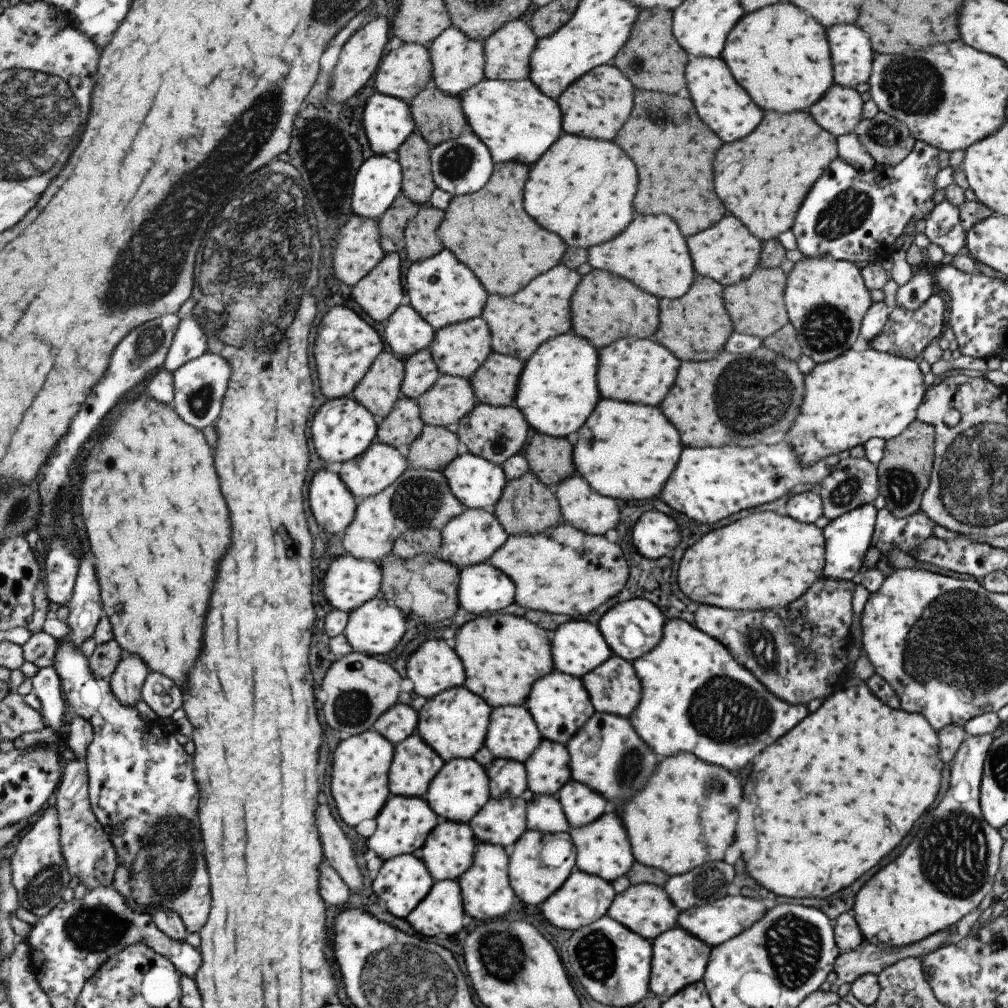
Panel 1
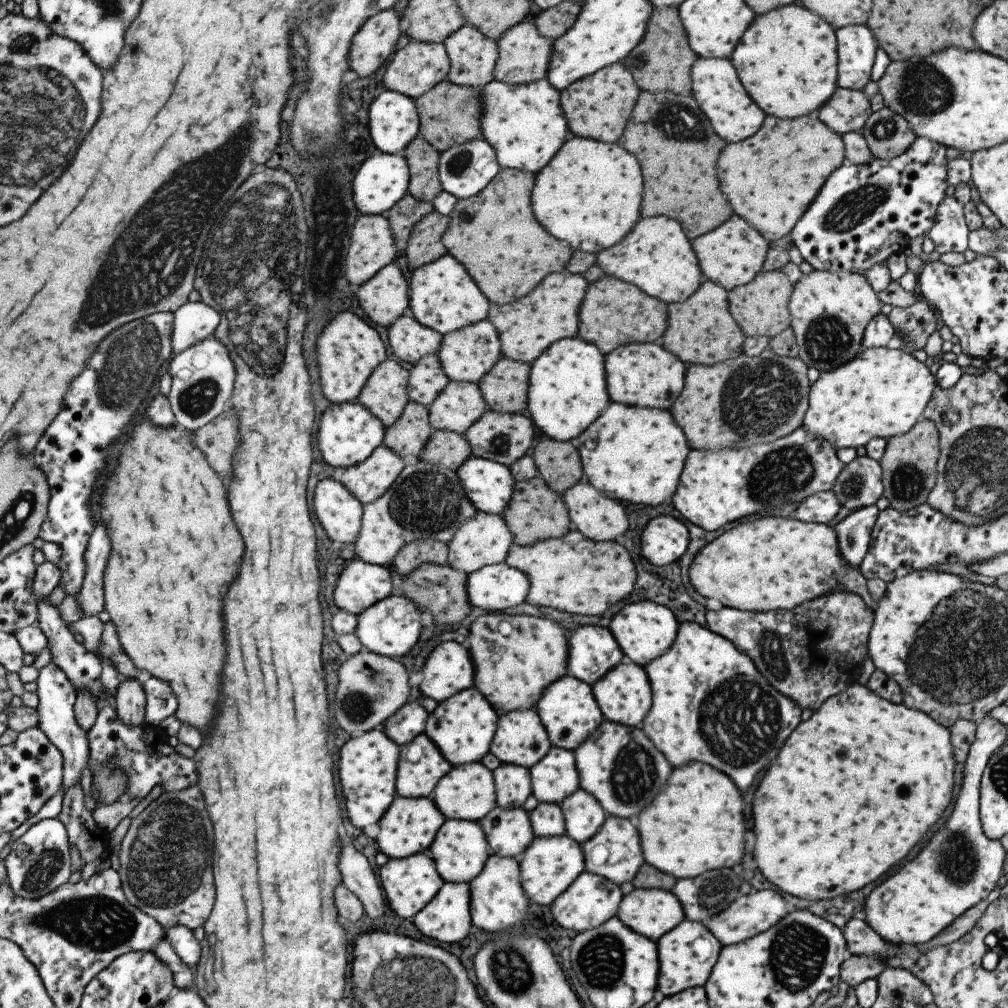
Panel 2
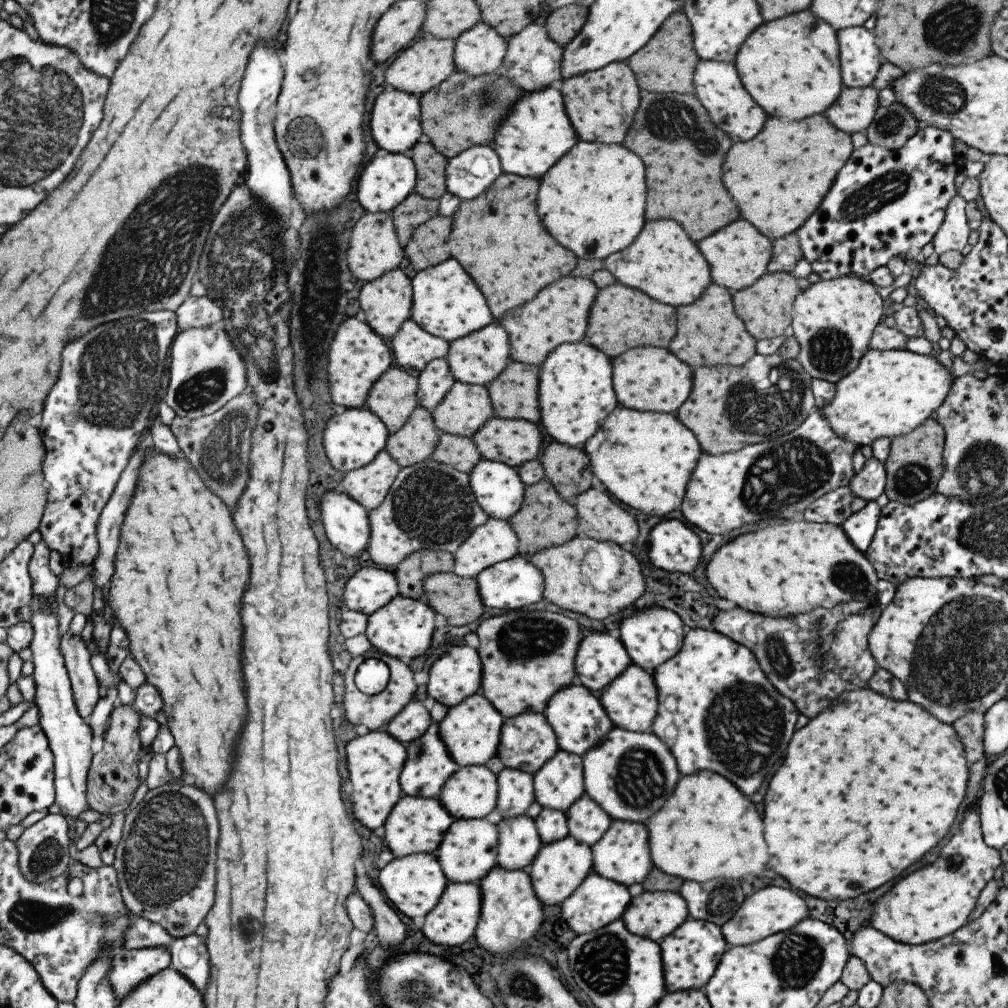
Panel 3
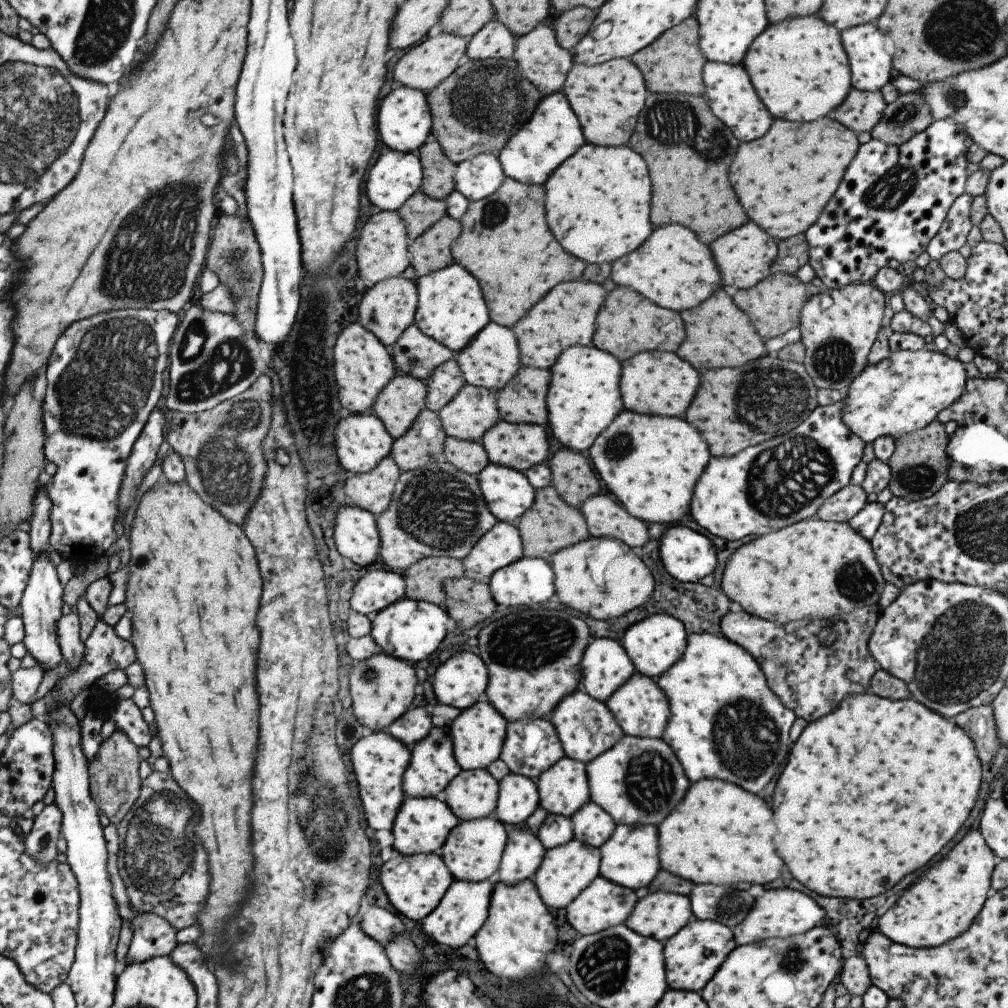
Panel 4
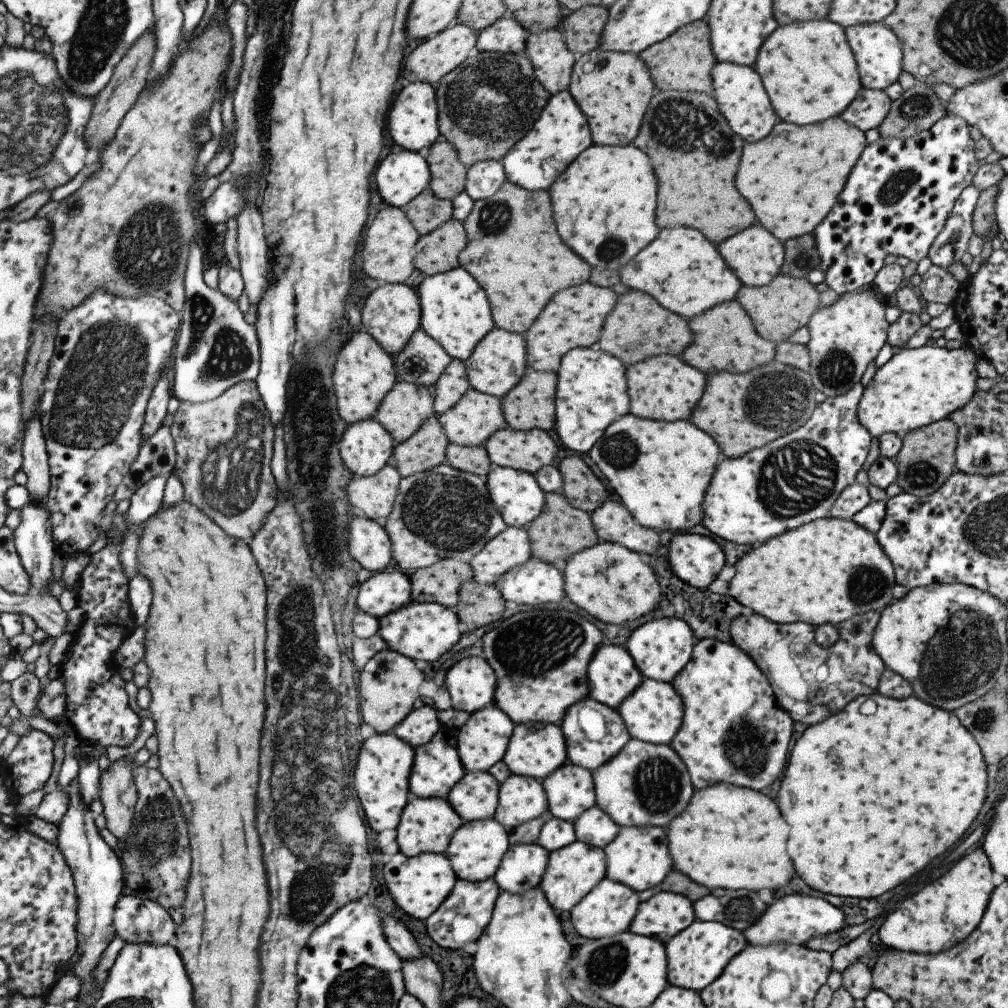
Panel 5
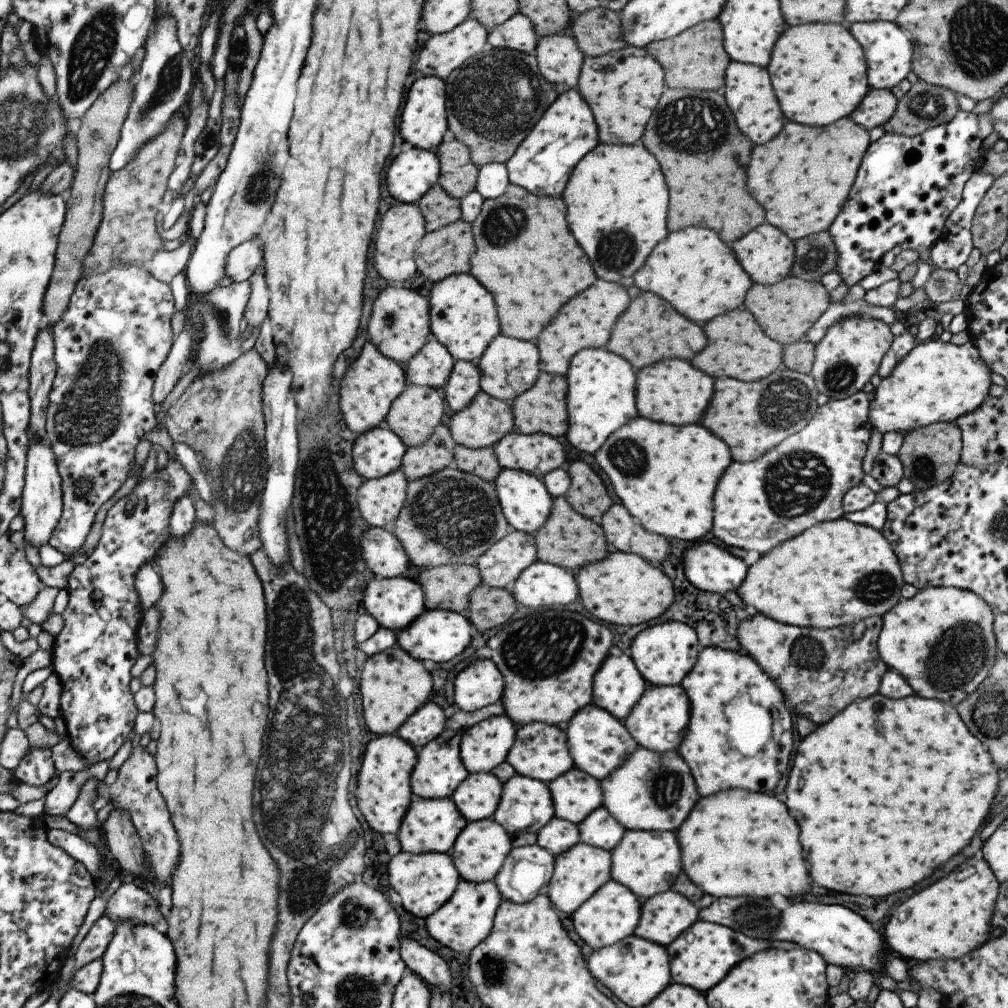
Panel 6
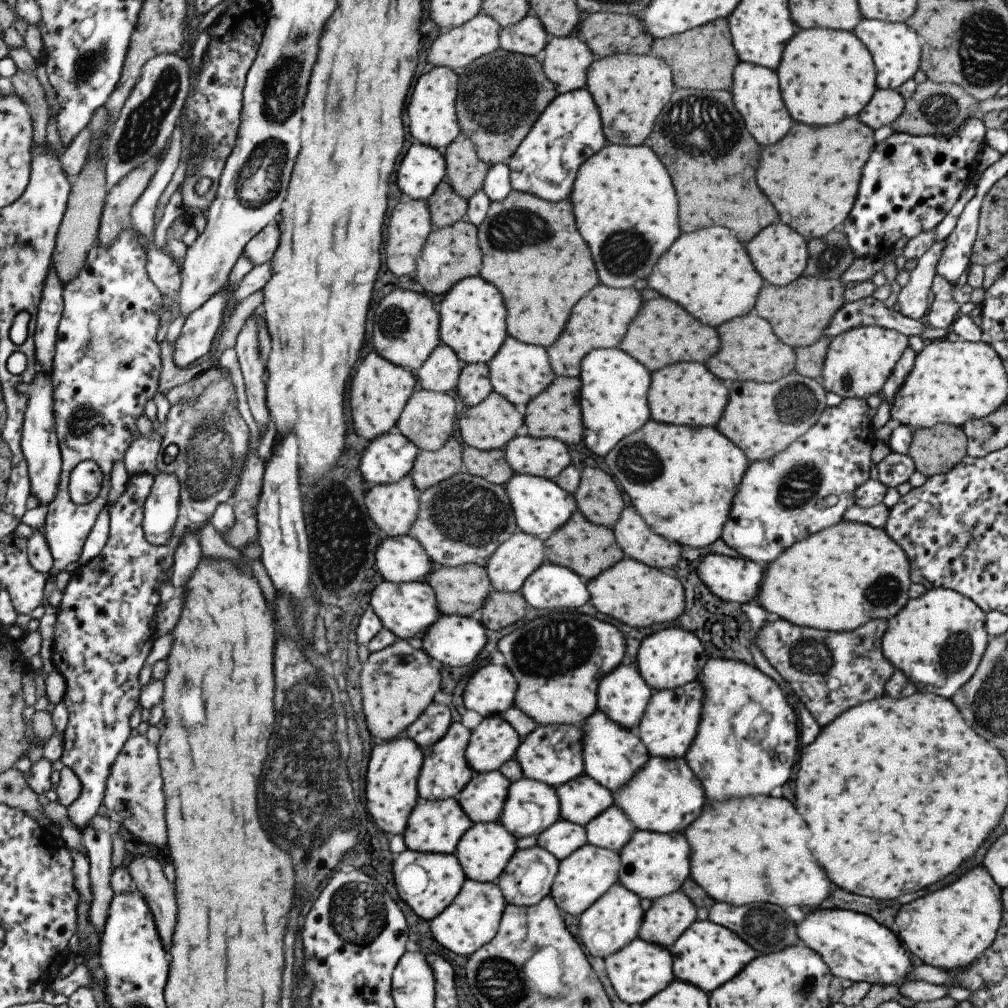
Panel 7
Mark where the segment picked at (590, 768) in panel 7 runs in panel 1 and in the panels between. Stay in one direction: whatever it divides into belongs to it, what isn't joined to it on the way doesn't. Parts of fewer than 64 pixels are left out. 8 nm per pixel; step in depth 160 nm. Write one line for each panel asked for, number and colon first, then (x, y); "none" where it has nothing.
1: (558, 703)
2: (567, 711)
3: (578, 721)
4: (585, 728)
5: (594, 733)
6: (598, 742)

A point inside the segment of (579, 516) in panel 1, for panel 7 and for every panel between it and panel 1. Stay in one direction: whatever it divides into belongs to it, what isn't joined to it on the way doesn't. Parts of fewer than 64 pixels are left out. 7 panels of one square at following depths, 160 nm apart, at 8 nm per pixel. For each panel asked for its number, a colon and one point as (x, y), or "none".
2: (598, 518)
3: (599, 517)
4: (604, 518)
5: (612, 523)
6: (622, 532)
7: (635, 539)

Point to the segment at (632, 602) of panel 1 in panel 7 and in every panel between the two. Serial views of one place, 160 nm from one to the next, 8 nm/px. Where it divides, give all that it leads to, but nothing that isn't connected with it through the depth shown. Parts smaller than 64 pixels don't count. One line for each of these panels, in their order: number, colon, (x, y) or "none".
2: (643, 630)
3: (650, 636)
4: (653, 644)
5: (660, 647)
6: (663, 653)
7: (669, 657)

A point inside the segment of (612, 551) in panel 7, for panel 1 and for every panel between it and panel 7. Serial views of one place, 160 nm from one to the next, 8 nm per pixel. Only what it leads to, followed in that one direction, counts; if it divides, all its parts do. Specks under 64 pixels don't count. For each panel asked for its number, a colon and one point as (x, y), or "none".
1: (526, 506)
2: (534, 512)
3: (543, 520)
4: (549, 524)
5: (559, 530)
6: (566, 539)

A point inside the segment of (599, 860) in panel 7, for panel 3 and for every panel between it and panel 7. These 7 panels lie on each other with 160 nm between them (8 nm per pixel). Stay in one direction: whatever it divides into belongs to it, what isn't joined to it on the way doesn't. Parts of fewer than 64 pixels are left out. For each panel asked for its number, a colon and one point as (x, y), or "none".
3: (558, 868)
4: (564, 871)
5: (570, 872)
6: (577, 873)

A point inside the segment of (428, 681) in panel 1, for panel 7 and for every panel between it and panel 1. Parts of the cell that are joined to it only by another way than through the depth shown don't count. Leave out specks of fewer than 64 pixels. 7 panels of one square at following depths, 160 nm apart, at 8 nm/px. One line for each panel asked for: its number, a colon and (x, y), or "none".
2: (448, 669)
3: (456, 675)
4: (461, 680)
5: (470, 682)
6: (479, 684)
7: (490, 690)

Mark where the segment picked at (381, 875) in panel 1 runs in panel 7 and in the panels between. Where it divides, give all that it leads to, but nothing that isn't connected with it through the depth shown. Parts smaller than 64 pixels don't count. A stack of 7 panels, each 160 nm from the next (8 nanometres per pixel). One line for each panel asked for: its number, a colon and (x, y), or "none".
2: (408, 883)
3: (413, 884)
4: (414, 884)
5: (418, 884)
6: (424, 882)
7: (427, 882)

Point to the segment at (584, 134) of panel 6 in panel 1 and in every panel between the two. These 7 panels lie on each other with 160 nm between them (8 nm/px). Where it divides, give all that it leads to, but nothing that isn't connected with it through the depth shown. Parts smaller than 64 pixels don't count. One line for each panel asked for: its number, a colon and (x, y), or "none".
1: (516, 122)
2: (523, 124)
3: (536, 132)
4: (552, 134)
5: (560, 133)

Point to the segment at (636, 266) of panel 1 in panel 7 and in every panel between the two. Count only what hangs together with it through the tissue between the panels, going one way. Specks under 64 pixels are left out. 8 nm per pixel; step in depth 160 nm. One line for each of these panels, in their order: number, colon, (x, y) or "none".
2: (655, 256)
3: (662, 262)
4: (671, 268)
5: (679, 268)
6: (698, 276)
7: (707, 272)

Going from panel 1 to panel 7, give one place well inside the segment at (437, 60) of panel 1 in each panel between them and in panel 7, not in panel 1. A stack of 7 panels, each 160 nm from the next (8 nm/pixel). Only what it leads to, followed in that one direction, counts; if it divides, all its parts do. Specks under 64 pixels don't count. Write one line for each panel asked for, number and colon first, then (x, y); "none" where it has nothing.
2: (471, 56)
3: (480, 50)
4: (493, 40)
5: (504, 35)
6: (516, 33)
7: (527, 37)

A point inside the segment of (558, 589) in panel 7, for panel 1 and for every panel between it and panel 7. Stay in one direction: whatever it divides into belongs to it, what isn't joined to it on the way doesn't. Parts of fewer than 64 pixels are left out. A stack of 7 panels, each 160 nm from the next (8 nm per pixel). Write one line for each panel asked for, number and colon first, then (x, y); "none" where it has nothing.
1: (480, 587)
2: (493, 588)
3: (513, 584)
4: (527, 581)
5: (534, 582)
6: (541, 585)

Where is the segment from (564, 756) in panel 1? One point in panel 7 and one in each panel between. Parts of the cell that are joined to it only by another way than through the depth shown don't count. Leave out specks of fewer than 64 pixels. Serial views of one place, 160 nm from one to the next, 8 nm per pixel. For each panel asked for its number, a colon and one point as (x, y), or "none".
2: (554, 777)
3: (559, 783)
4: (562, 788)
5: (569, 790)
6: (574, 794)
7: (580, 799)

